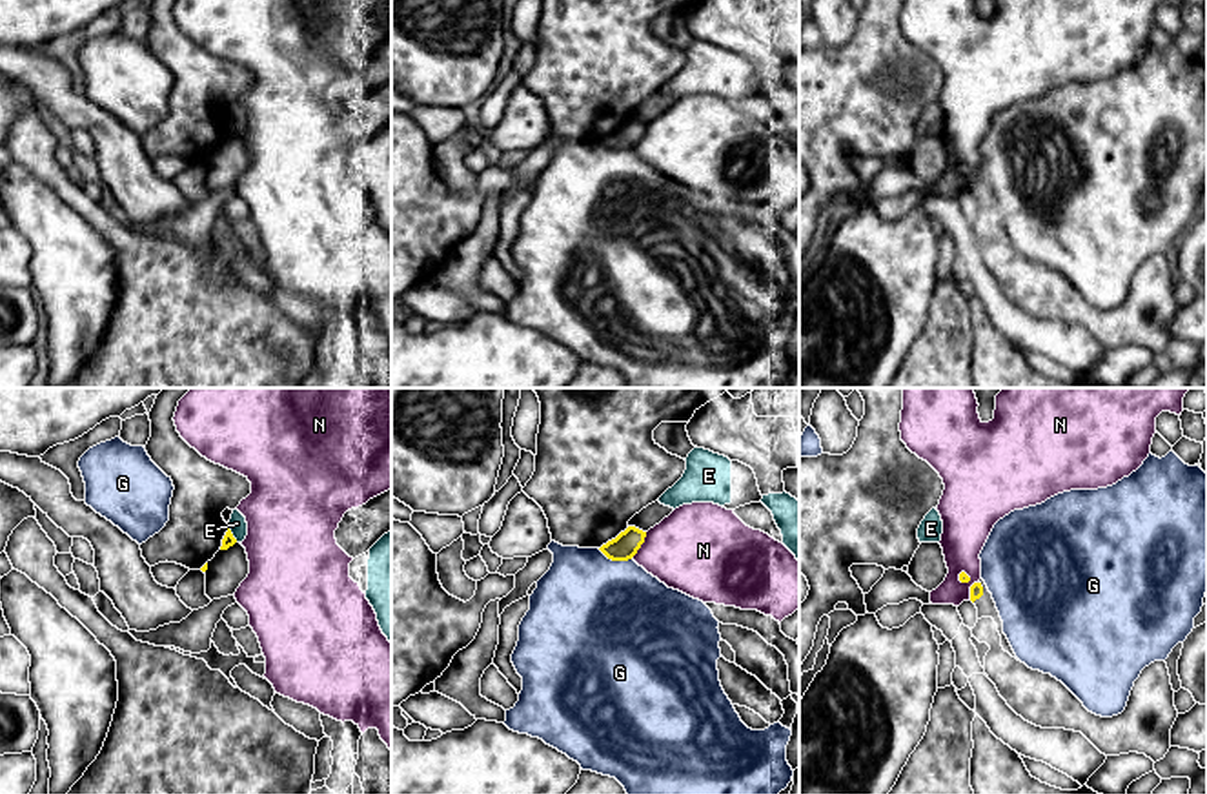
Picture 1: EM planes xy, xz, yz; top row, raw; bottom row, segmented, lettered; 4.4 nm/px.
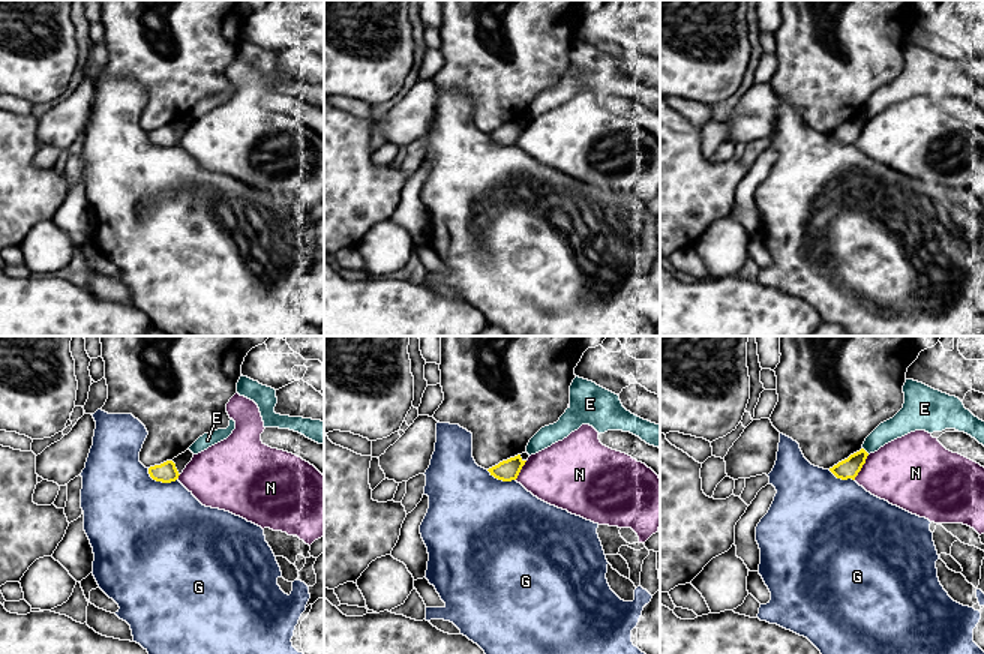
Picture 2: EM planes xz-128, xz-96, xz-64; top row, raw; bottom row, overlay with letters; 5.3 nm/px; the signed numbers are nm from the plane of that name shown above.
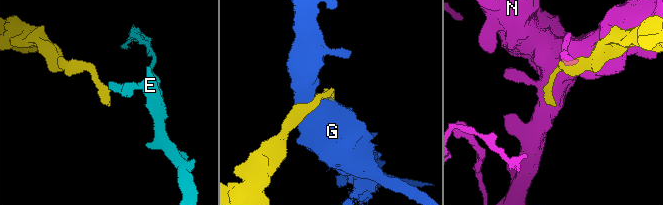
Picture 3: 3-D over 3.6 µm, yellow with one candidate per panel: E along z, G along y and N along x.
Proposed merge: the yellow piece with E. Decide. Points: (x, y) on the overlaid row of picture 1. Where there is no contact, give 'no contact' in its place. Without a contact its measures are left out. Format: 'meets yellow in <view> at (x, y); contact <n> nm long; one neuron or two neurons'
meets yellow in xy at (232, 536); contact 80 nm long; two neurons

